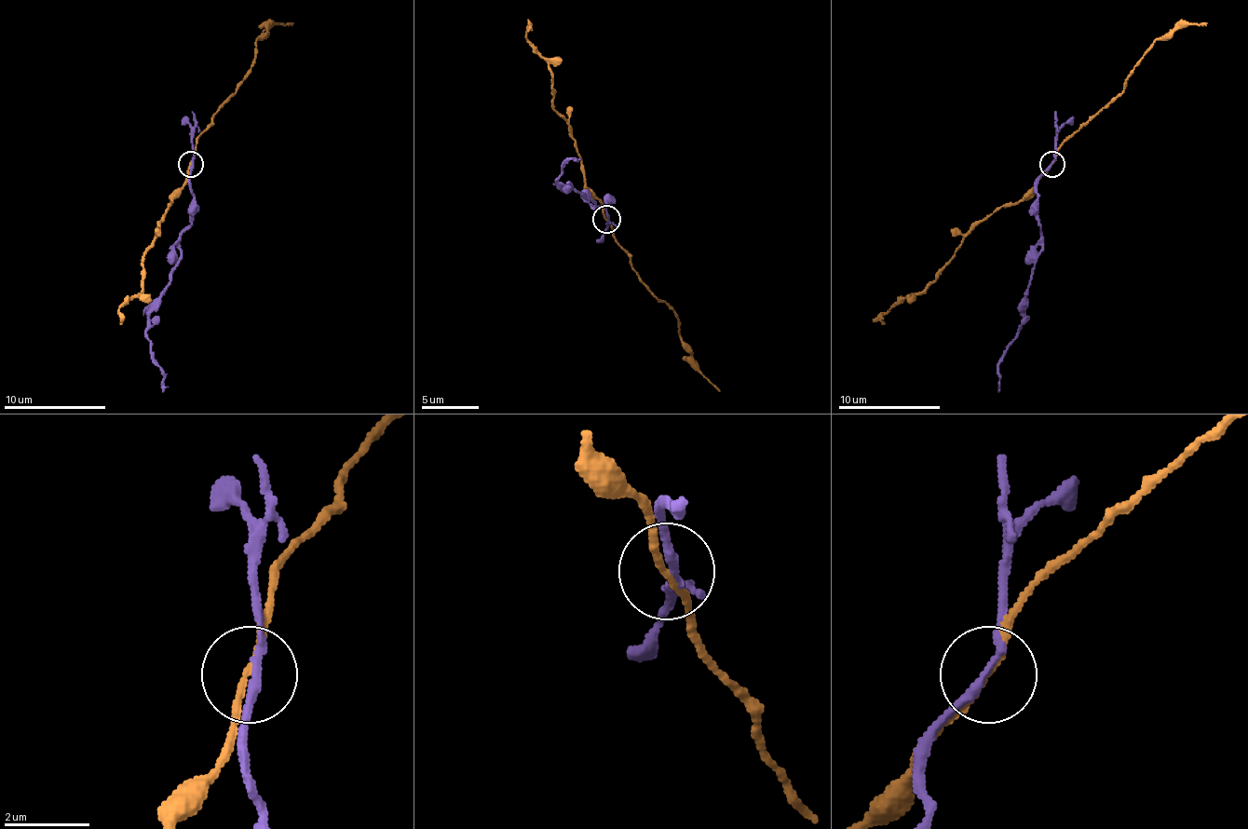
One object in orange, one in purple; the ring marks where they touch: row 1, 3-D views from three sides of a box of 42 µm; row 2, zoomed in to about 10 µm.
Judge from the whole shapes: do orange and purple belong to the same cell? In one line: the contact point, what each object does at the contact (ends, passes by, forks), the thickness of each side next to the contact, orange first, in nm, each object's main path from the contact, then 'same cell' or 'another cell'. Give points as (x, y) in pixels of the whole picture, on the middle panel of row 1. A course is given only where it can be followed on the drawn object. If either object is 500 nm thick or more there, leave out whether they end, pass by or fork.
(606, 219) | orange passes by | purple passes by | 140/180 nm | orange via (607, 220), (602, 199), (584, 183), (576, 140), (552, 105), (552, 77), (527, 37), (530, 20) | purple via (607, 220), (604, 202), (610, 202), (592, 206), (584, 194), (570, 191), (555, 183), (570, 159), (576, 159) | another cell

